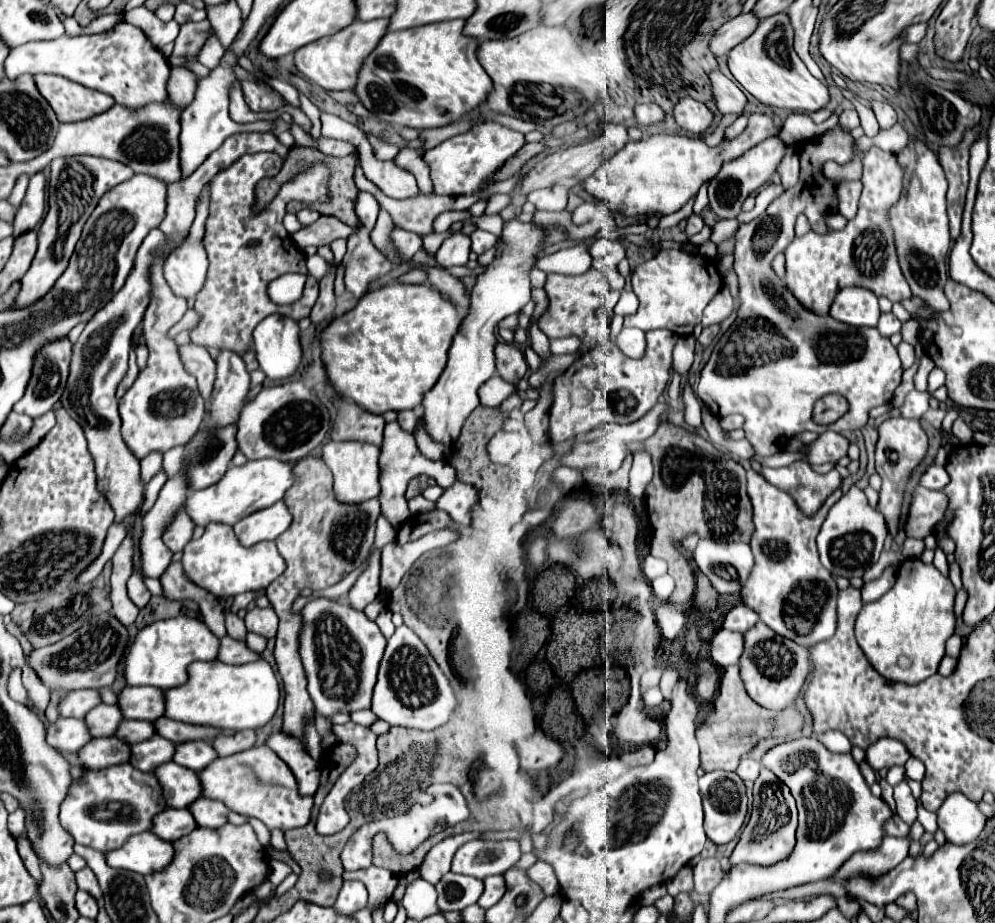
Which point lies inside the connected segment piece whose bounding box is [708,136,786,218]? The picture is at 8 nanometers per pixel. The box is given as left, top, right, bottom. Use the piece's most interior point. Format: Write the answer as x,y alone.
736,180

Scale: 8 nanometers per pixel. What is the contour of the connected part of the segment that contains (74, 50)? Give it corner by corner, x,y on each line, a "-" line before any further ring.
120,22
112,30
94,36
62,36
48,42
36,40
16,46
4,62
4,74
6,78
18,78
22,74
64,76
86,88
112,96
120,106
138,110
150,102
162,102
166,98
170,66
140,28

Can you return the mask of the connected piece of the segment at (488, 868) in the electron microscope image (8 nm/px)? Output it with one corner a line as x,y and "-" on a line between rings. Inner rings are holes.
472,840
458,848
452,860
452,872
468,874
484,880
486,876
504,874
508,868
518,862
518,844
506,846
498,840

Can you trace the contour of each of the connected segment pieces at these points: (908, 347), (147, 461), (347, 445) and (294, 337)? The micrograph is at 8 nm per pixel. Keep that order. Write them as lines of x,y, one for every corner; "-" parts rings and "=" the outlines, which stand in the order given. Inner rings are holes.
902,342
900,346
898,346
898,352
900,352
900,360
902,360
902,368
904,370
908,370
914,362
916,362
916,354
914,354
914,346
912,344
906,344
906,342
=
152,452
142,460
142,480
150,482
150,478
154,478
154,474
162,468
162,454
160,452
=
348,440
348,442
326,442
322,444
322,460
334,474
334,492
340,502
360,504
368,498
378,496
378,456
380,448
374,444
=
266,316
254,328
254,350
264,374
272,380
288,378
300,366
298,324
288,316

